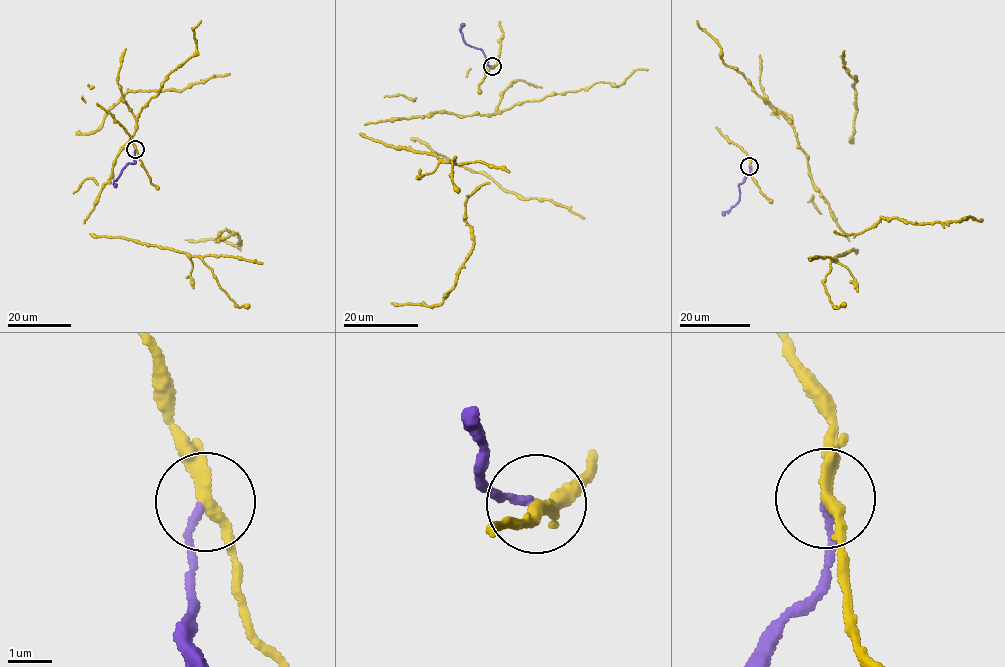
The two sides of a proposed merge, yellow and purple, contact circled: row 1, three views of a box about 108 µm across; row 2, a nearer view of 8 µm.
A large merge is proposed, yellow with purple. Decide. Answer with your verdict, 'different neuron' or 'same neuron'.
different neuron

